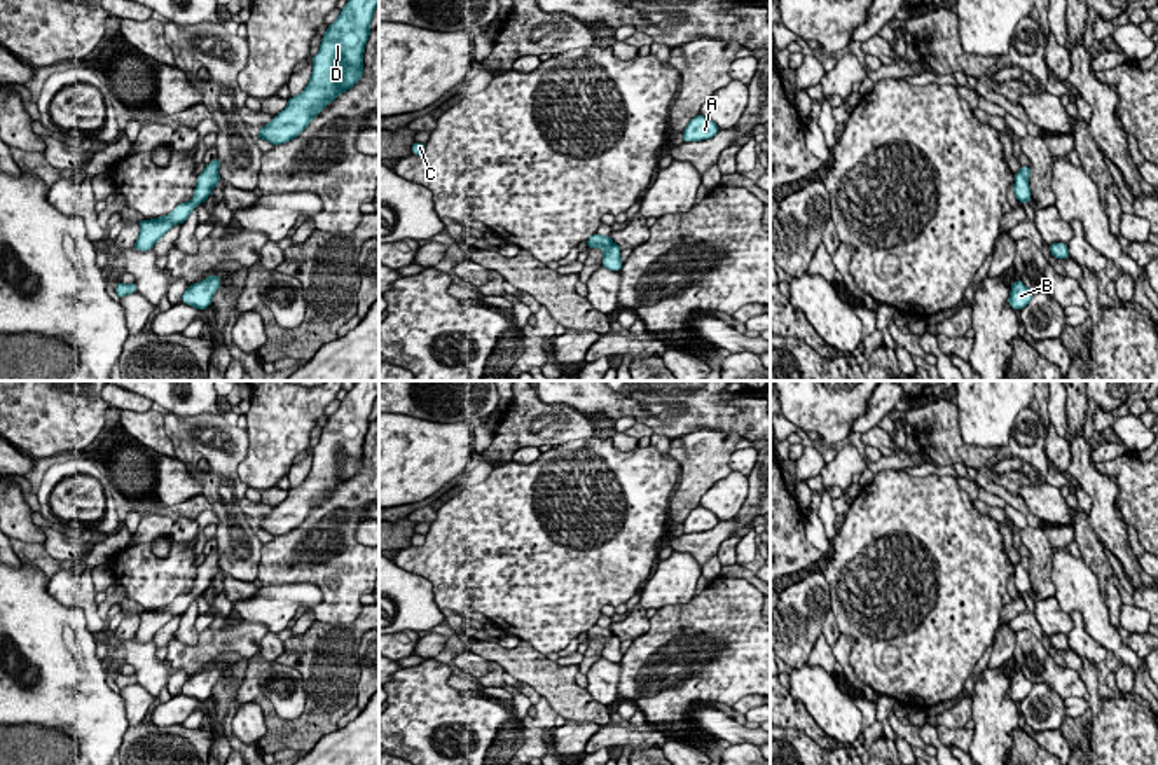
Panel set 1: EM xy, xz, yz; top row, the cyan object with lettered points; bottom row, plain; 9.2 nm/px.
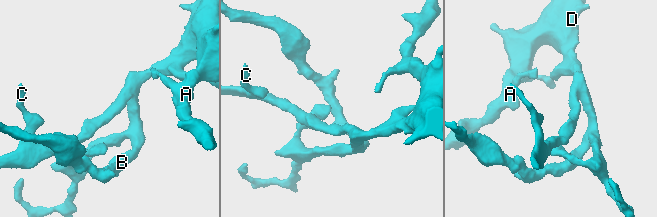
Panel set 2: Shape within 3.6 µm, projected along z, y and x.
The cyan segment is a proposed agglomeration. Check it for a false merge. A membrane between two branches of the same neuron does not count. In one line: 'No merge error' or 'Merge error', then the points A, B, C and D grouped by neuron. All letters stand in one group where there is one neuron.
No merge error. Groups: A B C D

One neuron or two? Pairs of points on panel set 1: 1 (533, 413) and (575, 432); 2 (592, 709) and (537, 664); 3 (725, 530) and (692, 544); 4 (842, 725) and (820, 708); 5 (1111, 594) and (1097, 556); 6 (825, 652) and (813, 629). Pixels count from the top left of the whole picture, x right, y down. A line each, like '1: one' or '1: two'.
1: one
2: one
3: one
4: one
5: one
6: two

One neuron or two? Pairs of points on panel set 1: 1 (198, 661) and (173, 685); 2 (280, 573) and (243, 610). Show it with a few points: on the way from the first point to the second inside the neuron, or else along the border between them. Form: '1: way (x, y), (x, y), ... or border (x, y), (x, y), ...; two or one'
1: border (170, 668), (180, 668), (189, 676); two
2: border (308, 582), (262, 587); two

